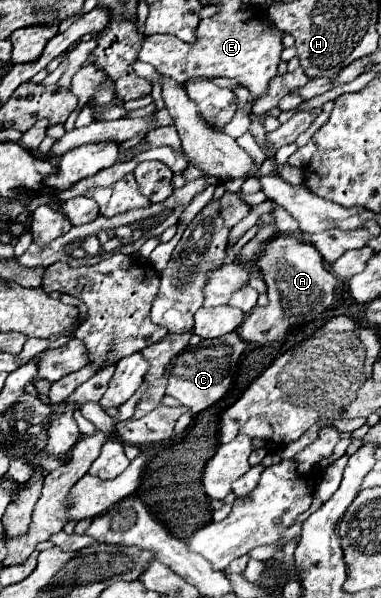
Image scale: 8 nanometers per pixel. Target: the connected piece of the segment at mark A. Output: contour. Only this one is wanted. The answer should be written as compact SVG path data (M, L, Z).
M278 235L266 243L266 249L258 257L256 265L268 285L268 305L254 309L242 323L238 333L244 341L270 343L284 339L298 319L318 319L332 305L336 277L324 269L322 257L318 257L318 251L312 245L306 245L294 237Z

